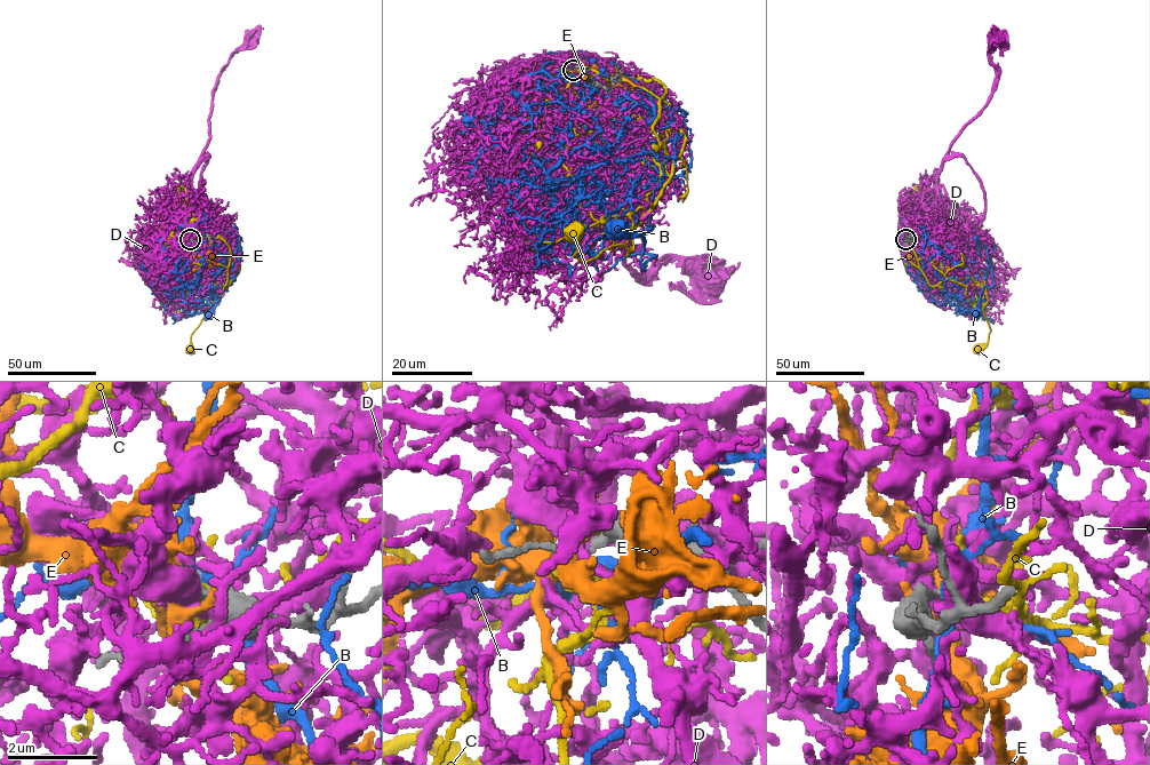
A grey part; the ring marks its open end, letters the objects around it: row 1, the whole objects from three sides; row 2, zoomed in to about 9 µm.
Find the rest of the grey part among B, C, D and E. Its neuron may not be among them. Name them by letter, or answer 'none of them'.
C

